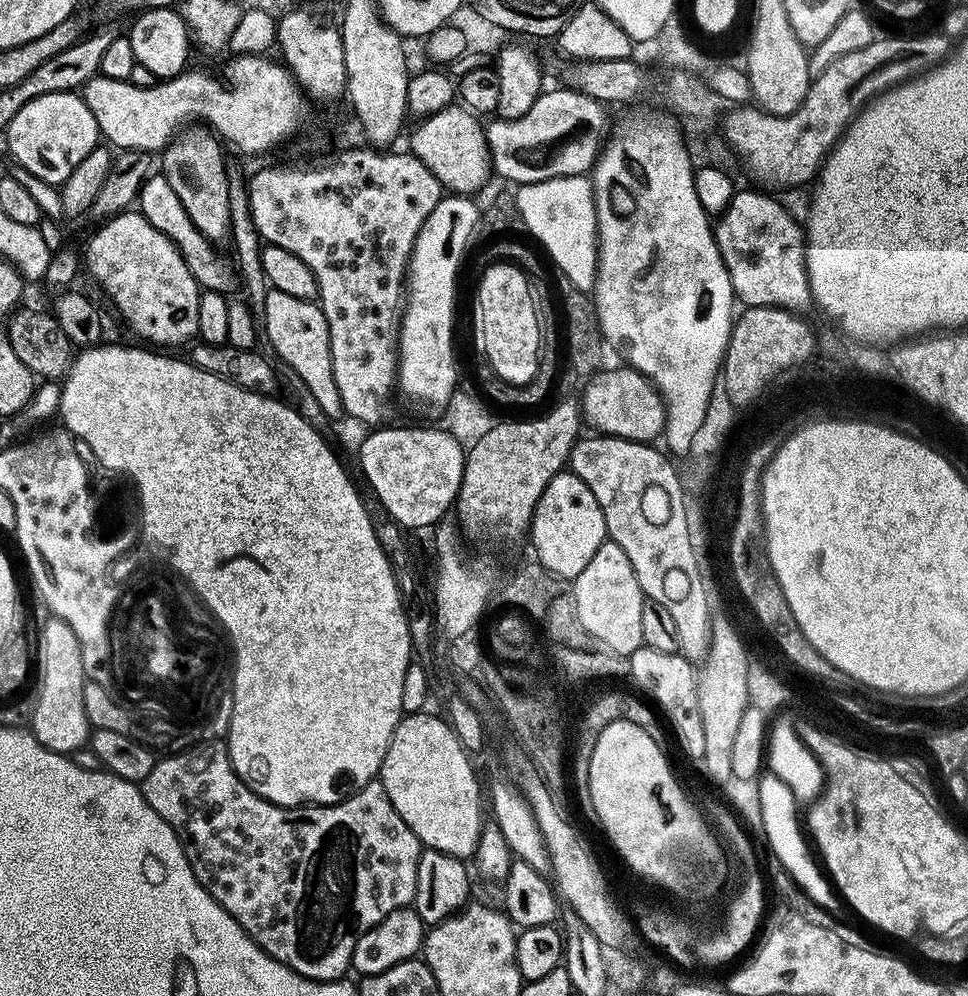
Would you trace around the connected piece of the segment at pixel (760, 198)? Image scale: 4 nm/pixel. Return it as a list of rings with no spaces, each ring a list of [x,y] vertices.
[[[737,191],[735,195],[733,195],[732,201],[730,201],[726,206],[726,210],[719,213],[717,220],[720,221],[715,221],[714,224],[716,245],[718,246],[718,250],[720,251],[722,262],[724,263],[724,265],[726,266],[726,270],[730,274],[730,282],[732,283],[732,291],[734,293],[735,299],[739,301],[739,303],[741,300],[741,305],[750,308],[781,308],[782,310],[786,310],[787,312],[795,312],[796,315],[801,318],[807,317],[807,312],[810,310],[813,311],[814,301],[812,298],[812,291],[810,290],[810,284],[808,282],[808,271],[806,270],[806,266],[804,265],[804,250],[806,247],[805,229],[802,227],[801,221],[799,224],[799,222],[796,221],[795,218],[792,217],[791,214],[788,213],[787,210],[784,209],[783,206],[775,200],[774,197],[772,197],[775,195],[765,194],[763,191],[760,192]]]

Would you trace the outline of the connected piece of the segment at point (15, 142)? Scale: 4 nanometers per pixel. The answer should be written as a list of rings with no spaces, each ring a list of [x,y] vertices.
[[[76,92],[42,94],[26,102],[26,106],[14,114],[6,135],[15,163],[42,178],[42,182],[57,186],[74,174],[74,166],[78,166],[78,162],[82,162],[82,158],[86,158],[86,154],[90,154],[102,140],[98,122],[94,122],[94,114],[90,114],[90,106],[86,106],[83,95]]]

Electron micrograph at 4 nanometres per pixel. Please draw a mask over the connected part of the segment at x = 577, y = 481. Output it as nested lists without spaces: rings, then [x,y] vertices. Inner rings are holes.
[[[561,470],[545,488],[541,500],[536,504],[536,512],[533,514],[530,539],[536,547],[535,559],[549,568],[555,576],[559,576],[561,581],[571,582],[575,580],[582,570],[586,570],[586,565],[594,554],[606,543],[608,535],[606,522],[603,520],[602,506],[598,504],[594,494],[590,492],[590,487],[582,482],[581,478],[575,476],[572,471]]]

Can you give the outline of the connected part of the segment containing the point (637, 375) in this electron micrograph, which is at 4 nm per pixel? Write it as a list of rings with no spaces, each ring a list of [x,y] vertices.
[[[631,366],[616,368],[613,372],[601,370],[587,381],[582,399],[582,420],[605,436],[623,436],[630,440],[652,442],[664,431],[667,409],[659,392],[648,377]]]

